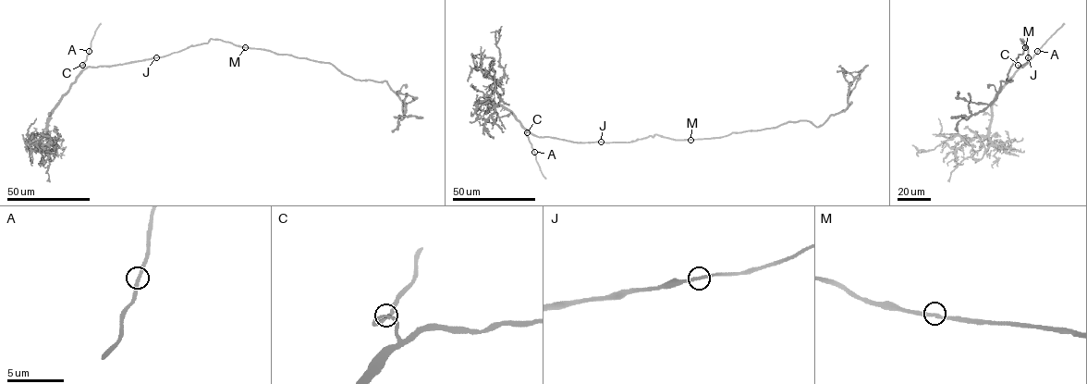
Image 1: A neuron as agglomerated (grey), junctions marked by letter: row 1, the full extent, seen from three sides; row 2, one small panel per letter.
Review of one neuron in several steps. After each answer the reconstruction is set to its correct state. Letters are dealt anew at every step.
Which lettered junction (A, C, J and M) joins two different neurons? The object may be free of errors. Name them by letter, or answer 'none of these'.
none of these

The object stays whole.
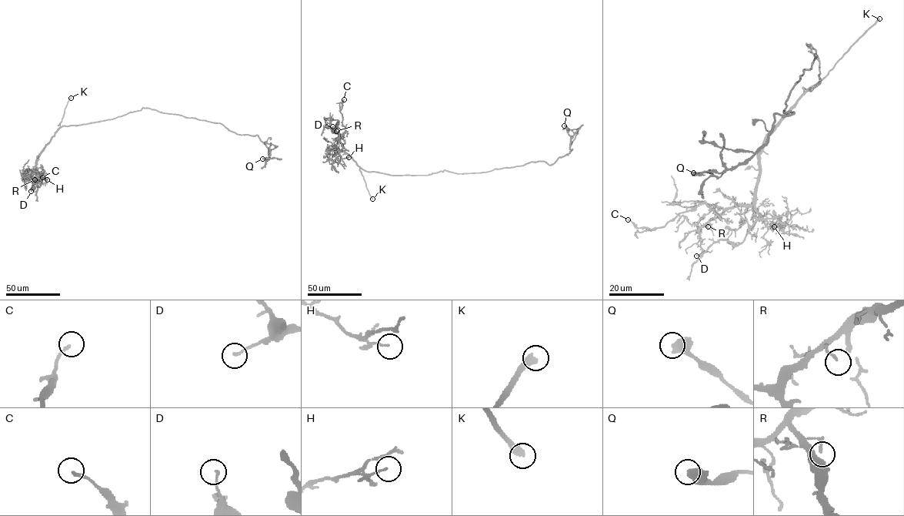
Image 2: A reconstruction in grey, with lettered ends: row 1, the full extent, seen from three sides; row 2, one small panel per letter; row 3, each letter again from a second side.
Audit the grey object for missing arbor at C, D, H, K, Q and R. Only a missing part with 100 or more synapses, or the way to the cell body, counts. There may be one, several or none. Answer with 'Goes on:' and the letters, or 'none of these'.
Goes on: K

